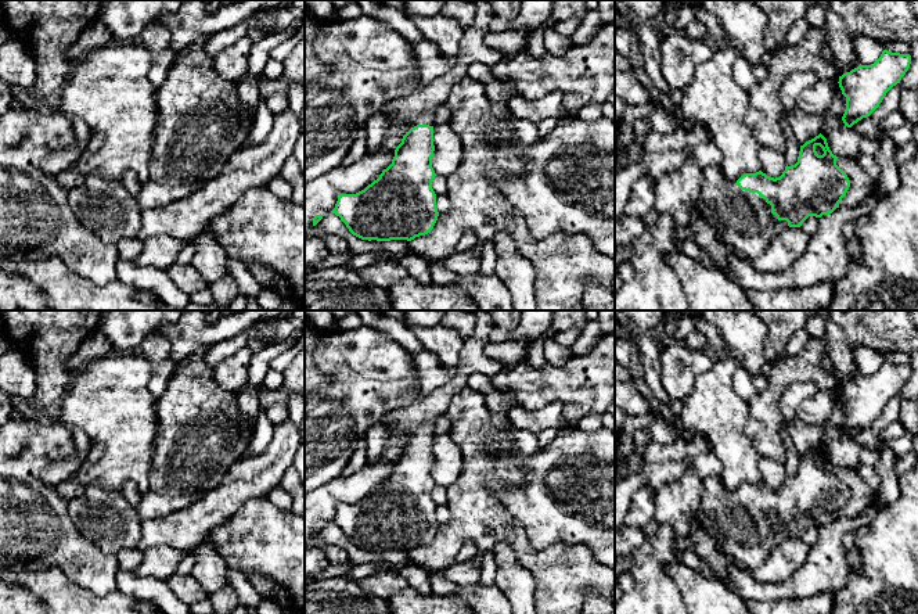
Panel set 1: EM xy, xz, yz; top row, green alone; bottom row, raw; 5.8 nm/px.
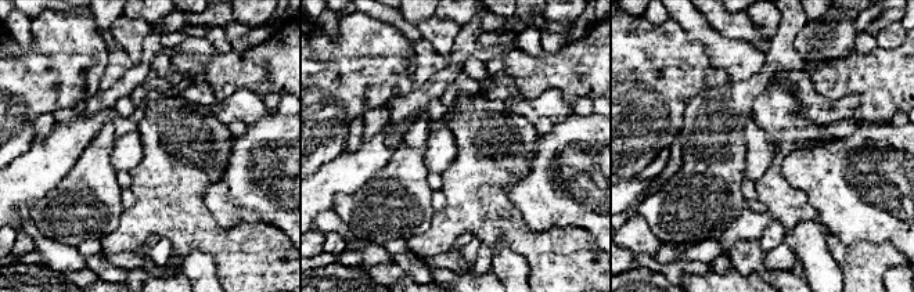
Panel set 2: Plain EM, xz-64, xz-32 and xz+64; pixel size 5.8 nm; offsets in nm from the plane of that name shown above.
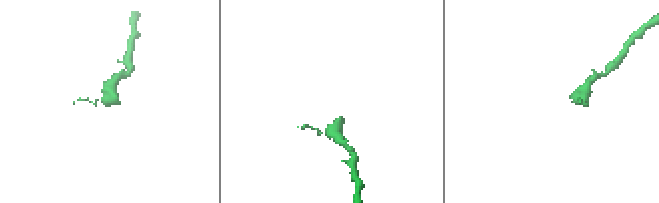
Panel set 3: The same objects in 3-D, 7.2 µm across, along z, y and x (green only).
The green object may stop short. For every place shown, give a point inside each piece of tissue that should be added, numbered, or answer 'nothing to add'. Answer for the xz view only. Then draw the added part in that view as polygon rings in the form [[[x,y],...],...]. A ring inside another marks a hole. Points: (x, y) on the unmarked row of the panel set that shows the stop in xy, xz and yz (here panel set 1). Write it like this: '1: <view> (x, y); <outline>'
1: xz (418, 417); [[[475,310],[476,324],[474,333],[464,341],[458,353],[456,376],[444,385],[435,388],[429,395],[386,413],[381,423],[389,431],[389,442],[408,442],[417,435],[435,437],[435,421],[446,414],[453,398],[465,389],[468,377],[482,373],[493,377],[503,365],[487,358],[485,348],[490,342],[494,322],[487,310]]]

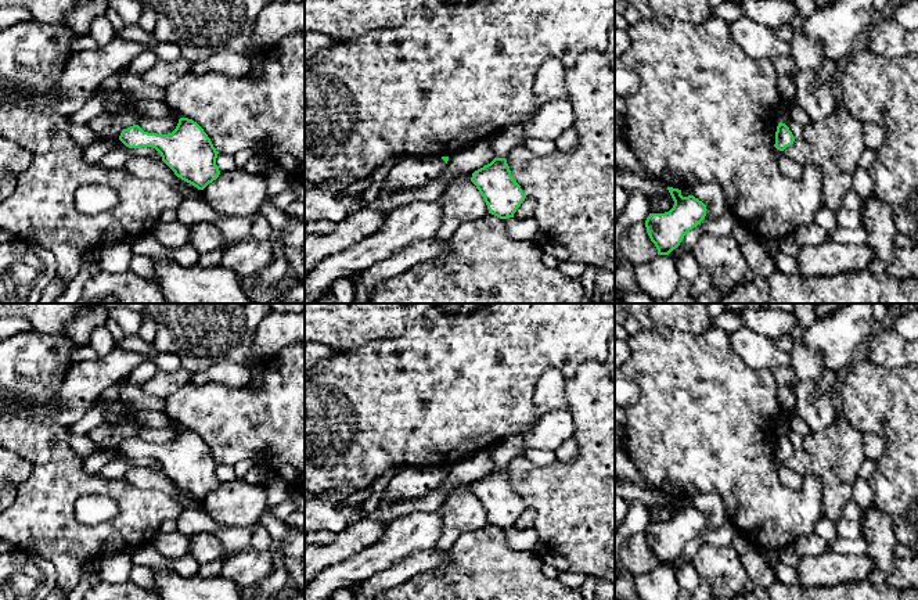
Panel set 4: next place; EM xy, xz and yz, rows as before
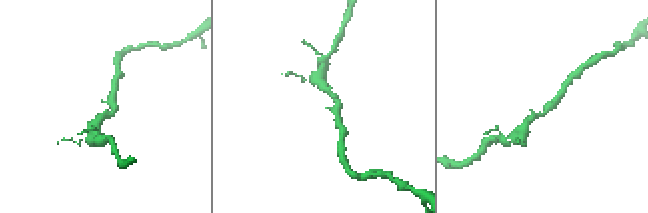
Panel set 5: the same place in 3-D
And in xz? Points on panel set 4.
nothing to add

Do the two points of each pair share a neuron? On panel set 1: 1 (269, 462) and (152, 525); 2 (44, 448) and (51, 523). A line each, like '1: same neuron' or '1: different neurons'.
1: same neuron
2: same neuron

